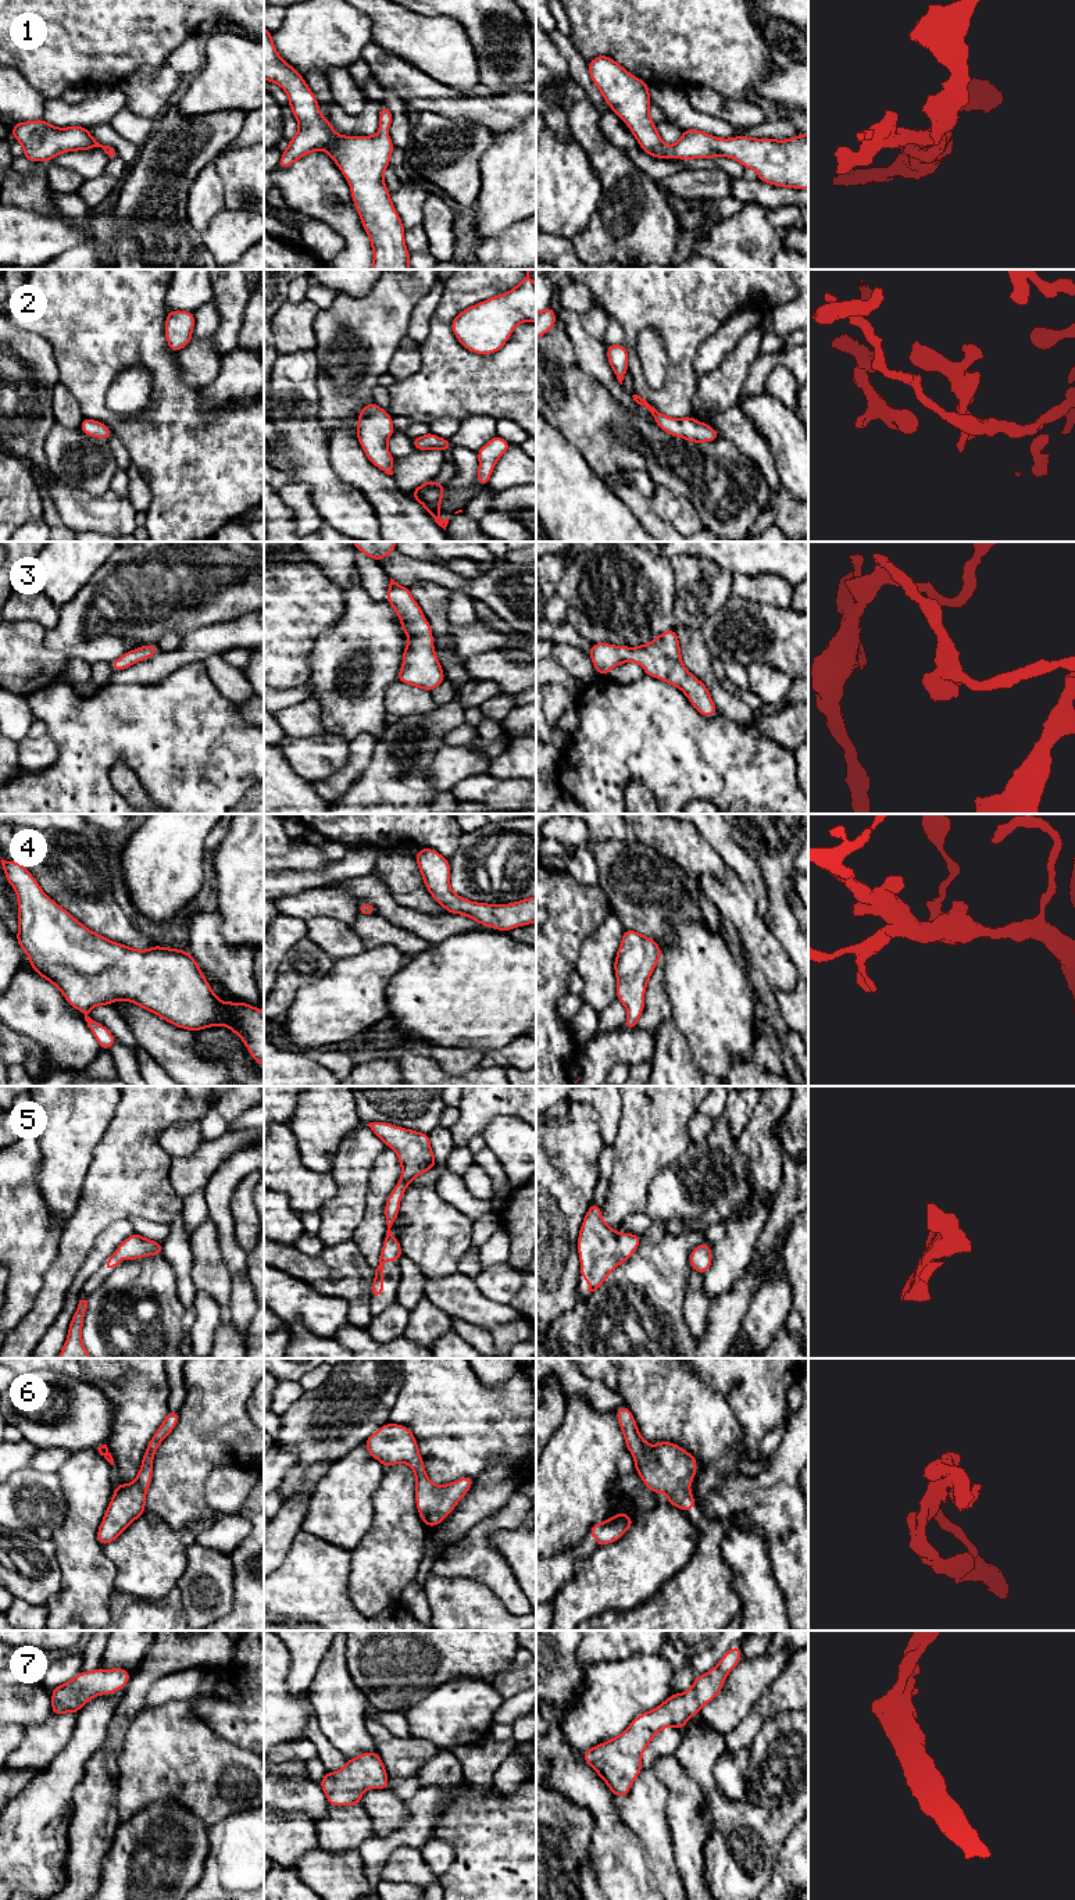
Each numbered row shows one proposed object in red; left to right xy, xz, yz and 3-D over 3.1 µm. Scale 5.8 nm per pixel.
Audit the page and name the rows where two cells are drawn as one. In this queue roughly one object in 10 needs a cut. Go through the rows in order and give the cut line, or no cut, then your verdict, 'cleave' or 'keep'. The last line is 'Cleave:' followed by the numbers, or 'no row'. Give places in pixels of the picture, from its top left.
1: no cut; keep
2: no cut; keep
3: no cut; keep
4: no cut; keep
5: no cut; keep
6: no cut; keep
7: no cut; keep
Cleave: no row

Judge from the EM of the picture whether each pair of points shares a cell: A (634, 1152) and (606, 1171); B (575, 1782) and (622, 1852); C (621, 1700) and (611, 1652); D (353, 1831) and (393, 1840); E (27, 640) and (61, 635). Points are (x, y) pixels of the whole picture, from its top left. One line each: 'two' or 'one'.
A: two
B: one
C: two
D: two
E: two

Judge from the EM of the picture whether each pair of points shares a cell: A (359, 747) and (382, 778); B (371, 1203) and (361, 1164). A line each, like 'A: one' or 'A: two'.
A: two
B: two

